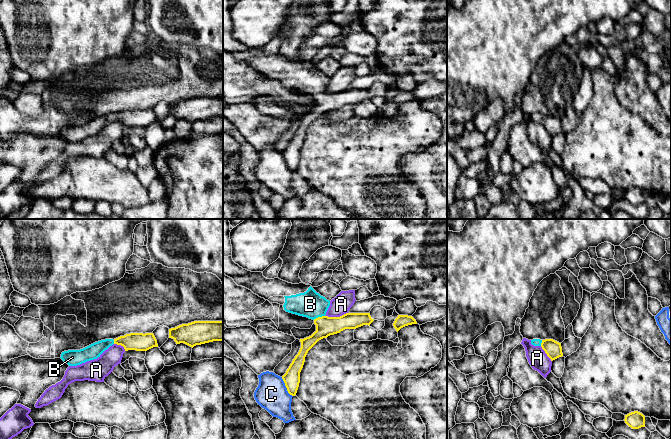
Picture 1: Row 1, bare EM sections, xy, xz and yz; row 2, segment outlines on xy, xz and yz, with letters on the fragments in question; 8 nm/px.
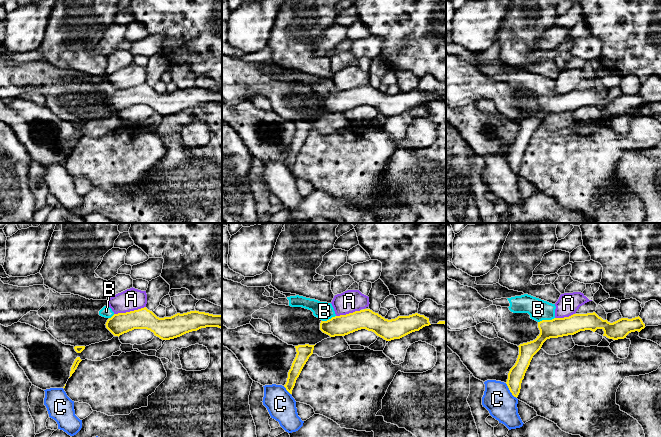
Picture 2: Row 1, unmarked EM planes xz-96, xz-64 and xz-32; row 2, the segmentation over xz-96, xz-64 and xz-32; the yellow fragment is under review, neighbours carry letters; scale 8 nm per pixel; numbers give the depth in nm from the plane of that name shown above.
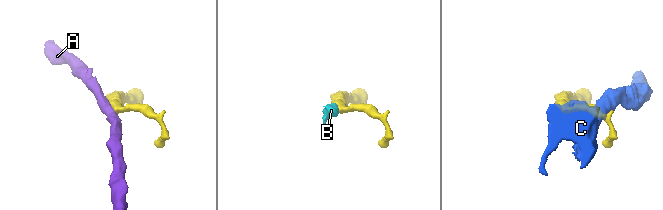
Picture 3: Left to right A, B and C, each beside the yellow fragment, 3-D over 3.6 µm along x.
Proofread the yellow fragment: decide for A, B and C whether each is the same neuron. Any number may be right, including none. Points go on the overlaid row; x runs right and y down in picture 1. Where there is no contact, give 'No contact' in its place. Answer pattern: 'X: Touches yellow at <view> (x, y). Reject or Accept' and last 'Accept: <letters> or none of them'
A: Touches yellow at xz (336, 317). Reject
B: Touches yellow at xz (318, 317). Accept
C: Touches yellow at xz (286, 387). Reject
Accept: B

